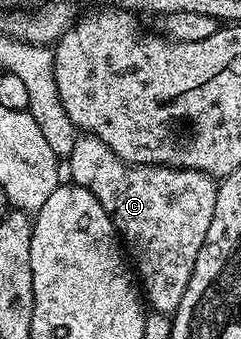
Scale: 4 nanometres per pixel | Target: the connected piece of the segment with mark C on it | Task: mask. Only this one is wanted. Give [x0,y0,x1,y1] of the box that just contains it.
[68,135,218,314]

